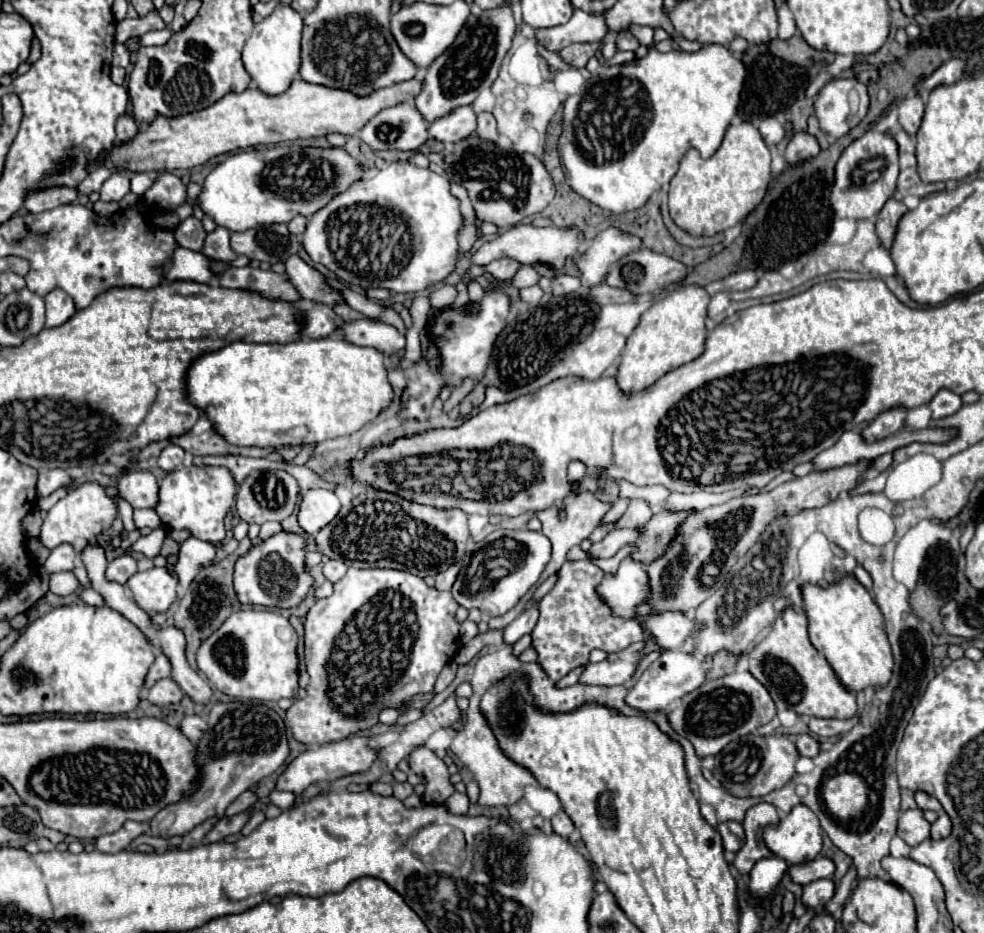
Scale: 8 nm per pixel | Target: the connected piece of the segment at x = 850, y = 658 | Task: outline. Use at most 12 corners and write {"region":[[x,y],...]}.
{"region":[[847,574],[803,584],[811,644],[851,692],[885,686],[883,614]]}

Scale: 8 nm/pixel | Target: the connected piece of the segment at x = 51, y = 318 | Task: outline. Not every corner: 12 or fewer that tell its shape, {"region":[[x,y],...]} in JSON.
{"region":[[59,288],[45,296],[47,328],[75,314],[73,298]]}

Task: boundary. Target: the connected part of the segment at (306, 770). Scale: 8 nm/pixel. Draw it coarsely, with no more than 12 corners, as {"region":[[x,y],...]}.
{"region":[[361,734],[307,748],[275,790],[301,794],[313,782],[365,772],[377,758]]}

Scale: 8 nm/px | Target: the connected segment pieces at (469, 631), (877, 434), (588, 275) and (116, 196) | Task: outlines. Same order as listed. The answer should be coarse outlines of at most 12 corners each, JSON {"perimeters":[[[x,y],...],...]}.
{"perimeters":[[[477,622],[461,624],[461,642],[469,642],[479,632]],[[907,408],[885,410],[861,434],[869,442],[903,428]],[[619,228],[599,232],[575,258],[585,286],[601,284],[607,268],[641,240]],[[113,172],[101,186],[103,202],[121,202],[129,176]]]}

